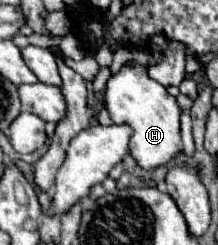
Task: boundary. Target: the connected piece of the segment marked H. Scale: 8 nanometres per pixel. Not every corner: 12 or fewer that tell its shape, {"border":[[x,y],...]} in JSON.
{"border":[[142,65],[106,83],[106,109],[130,125],[150,171],[182,151],[180,107]]}

